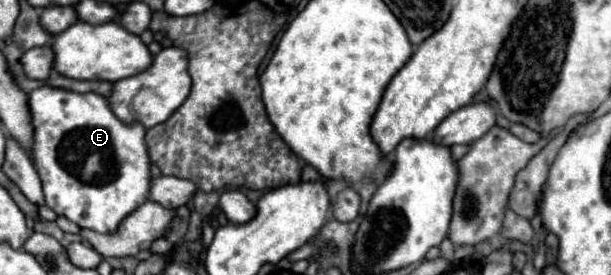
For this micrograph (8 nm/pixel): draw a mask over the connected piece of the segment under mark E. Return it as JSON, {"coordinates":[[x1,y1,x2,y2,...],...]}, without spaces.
{"coordinates":[[46,84,30,94,28,104,36,128,34,166,44,186,46,206,80,228,100,234,116,232,118,224,150,194,146,128,116,118,110,102,96,92,80,94]]}

